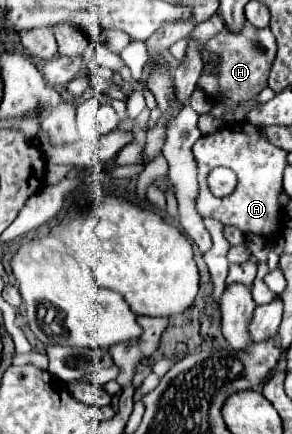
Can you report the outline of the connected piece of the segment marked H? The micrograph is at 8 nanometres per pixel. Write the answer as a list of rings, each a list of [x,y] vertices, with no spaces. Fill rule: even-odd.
[[[252,24],[244,26],[244,32],[240,32],[240,36],[236,36],[234,32],[228,32],[228,28],[224,28],[218,36],[214,36],[206,48],[210,52],[216,52],[222,60],[220,60],[220,76],[210,76],[206,72],[202,72],[200,76],[200,86],[204,88],[204,92],[210,98],[216,98],[218,92],[224,92],[230,100],[242,102],[242,100],[252,100],[256,98],[256,94],[260,90],[266,88],[268,82],[268,74],[272,68],[272,62],[276,58],[276,40],[270,32],[270,28],[252,28]]]

